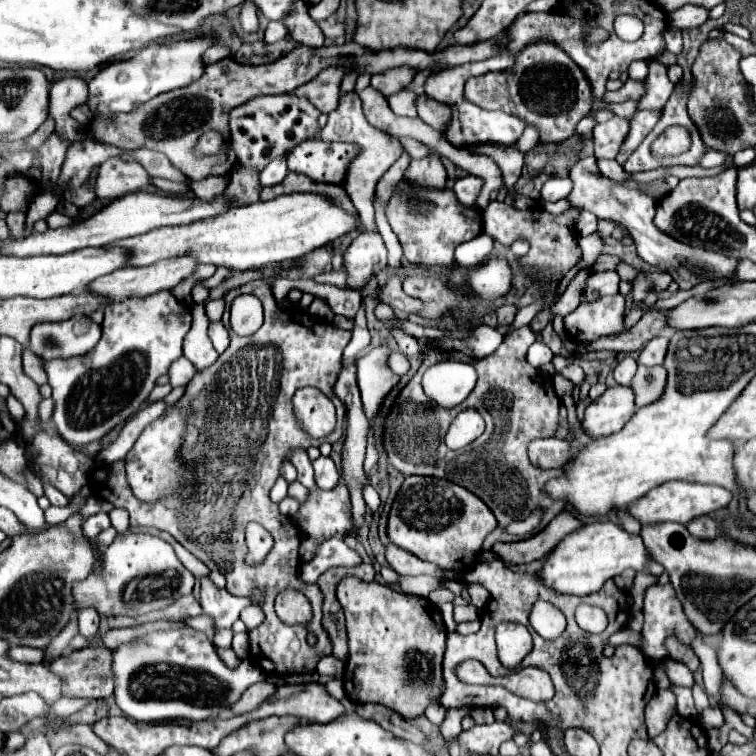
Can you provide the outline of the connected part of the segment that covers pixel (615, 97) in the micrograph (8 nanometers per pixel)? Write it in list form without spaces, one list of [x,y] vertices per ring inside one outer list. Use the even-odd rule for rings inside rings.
[[[628,80],[624,84],[624,88],[616,90],[616,92],[610,92],[606,90],[604,94],[604,102],[624,102],[624,100],[638,100],[640,96],[644,96],[644,86],[636,80]]]

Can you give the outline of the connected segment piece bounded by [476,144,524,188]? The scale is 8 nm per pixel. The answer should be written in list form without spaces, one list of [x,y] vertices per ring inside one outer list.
[[[476,146],[478,154],[488,154],[502,170],[502,178],[504,178],[504,184],[508,188],[512,188],[516,184],[516,180],[520,178],[520,170],[522,170],[522,164],[524,164],[524,154],[520,154],[518,150],[514,148],[508,148],[508,150],[498,150],[498,148],[492,148],[492,146]]]

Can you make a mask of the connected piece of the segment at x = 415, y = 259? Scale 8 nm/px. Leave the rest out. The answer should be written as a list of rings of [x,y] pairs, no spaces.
[[[402,180],[388,204],[386,204],[386,218],[394,234],[400,238],[404,248],[404,258],[416,266],[440,266],[448,268],[454,264],[454,250],[458,244],[476,238],[482,232],[484,220],[480,220],[478,206],[466,206],[458,202],[452,188],[426,188],[414,186],[412,182]]]

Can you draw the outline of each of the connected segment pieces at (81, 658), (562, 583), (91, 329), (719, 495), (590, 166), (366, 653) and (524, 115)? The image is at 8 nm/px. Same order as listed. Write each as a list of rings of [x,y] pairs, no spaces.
[[[86,646],[80,650],[74,650],[70,654],[58,656],[48,666],[56,676],[62,680],[62,696],[68,698],[108,698],[114,690],[114,674],[112,674],[112,650],[106,646]]]
[[[596,522],[586,524],[568,534],[554,550],[546,556],[542,568],[536,572],[544,586],[560,592],[560,594],[574,594],[586,596],[598,592],[606,580],[618,576],[626,568],[634,568],[636,572],[646,568],[650,554],[642,544],[640,536],[632,536],[620,526],[612,522]]]
[[[76,314],[62,322],[42,322],[32,328],[28,350],[44,360],[70,358],[86,354],[102,336],[100,324],[84,314]]]
[[[672,480],[662,486],[652,488],[648,494],[644,494],[640,500],[632,502],[626,510],[632,518],[636,518],[642,526],[650,524],[660,524],[660,522],[678,522],[678,524],[688,524],[692,518],[716,512],[732,500],[732,492],[720,486],[712,484],[692,484],[692,482],[682,482],[682,480]]]
[[[582,158],[580,162],[576,162],[572,166],[569,176],[572,180],[572,192],[566,196],[566,200],[572,206],[580,206],[582,210],[590,210],[594,212],[598,218],[612,218],[614,222],[622,224],[634,244],[636,244],[636,252],[638,256],[654,266],[660,272],[668,272],[672,276],[672,280],[680,286],[680,290],[692,290],[694,286],[702,284],[702,282],[716,282],[720,278],[734,278],[736,276],[736,268],[740,264],[738,258],[730,258],[718,252],[710,252],[710,250],[702,250],[702,248],[694,248],[688,246],[676,238],[672,238],[670,234],[658,230],[654,226],[654,210],[656,210],[656,202],[650,196],[640,194],[638,190],[626,188],[620,182],[614,182],[606,176],[600,174],[598,166],[596,166],[596,158]]]
[[[344,578],[338,584],[338,600],[346,612],[350,638],[344,684],[352,680],[356,690],[348,698],[356,704],[382,704],[402,718],[418,718],[428,706],[438,704],[444,690],[442,658],[446,646],[446,626],[438,606],[426,598],[358,578]]]
[[[536,40],[524,46],[508,70],[470,78],[464,88],[464,98],[482,110],[504,110],[522,118],[528,126],[536,126],[544,144],[562,144],[568,140],[596,100],[584,70],[550,40]]]

